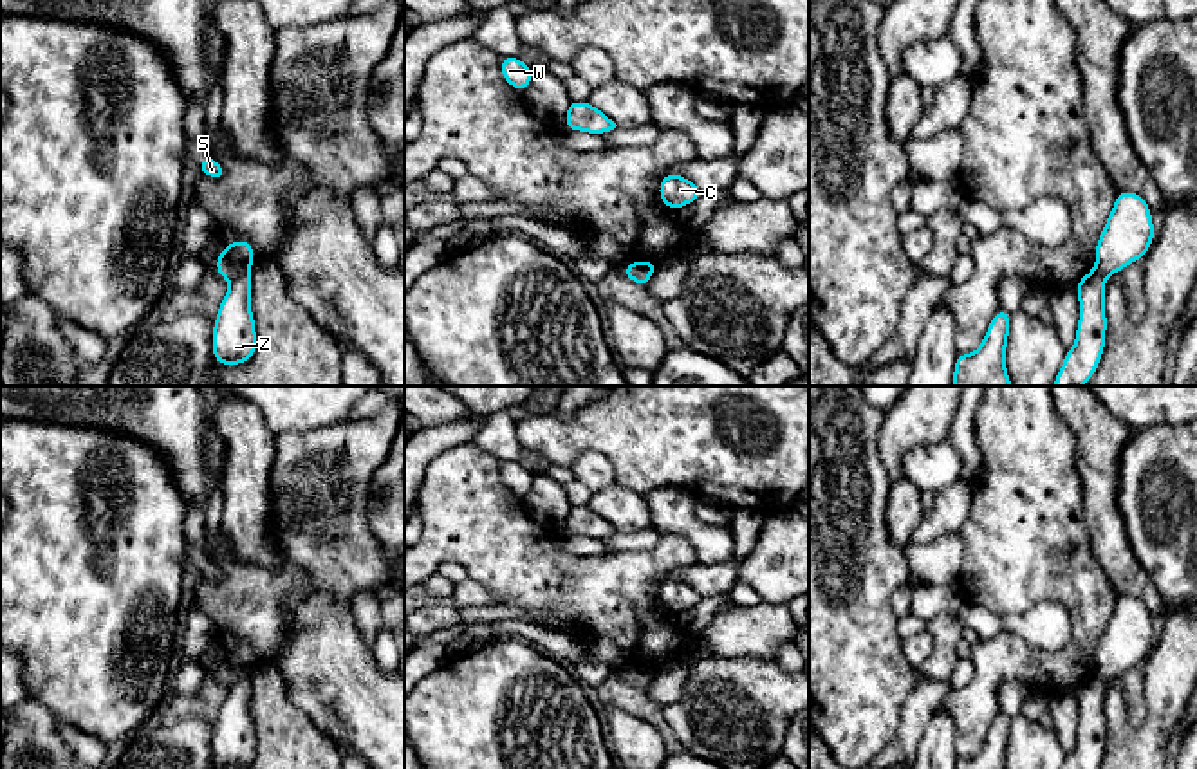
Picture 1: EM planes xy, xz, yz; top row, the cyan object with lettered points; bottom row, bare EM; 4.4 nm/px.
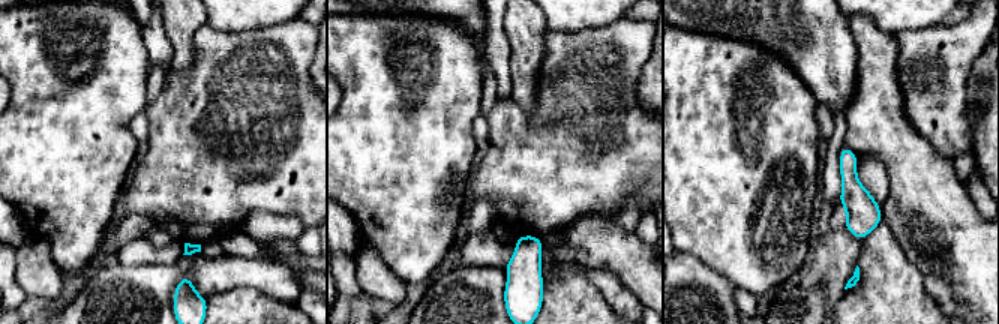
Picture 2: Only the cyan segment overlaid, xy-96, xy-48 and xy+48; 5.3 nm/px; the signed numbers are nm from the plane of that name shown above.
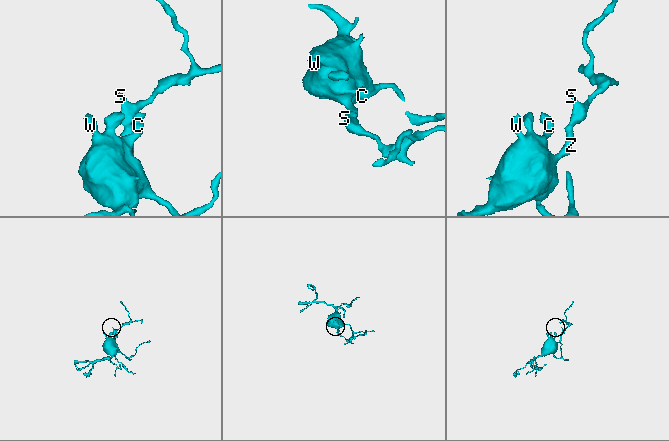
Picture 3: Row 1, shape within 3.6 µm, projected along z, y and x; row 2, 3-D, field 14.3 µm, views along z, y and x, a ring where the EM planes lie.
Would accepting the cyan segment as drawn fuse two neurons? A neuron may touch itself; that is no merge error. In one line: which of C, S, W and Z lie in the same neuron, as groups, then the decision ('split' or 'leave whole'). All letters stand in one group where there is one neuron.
C W Z / S | split

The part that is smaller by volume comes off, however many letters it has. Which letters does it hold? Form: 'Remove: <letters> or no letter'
Remove: S

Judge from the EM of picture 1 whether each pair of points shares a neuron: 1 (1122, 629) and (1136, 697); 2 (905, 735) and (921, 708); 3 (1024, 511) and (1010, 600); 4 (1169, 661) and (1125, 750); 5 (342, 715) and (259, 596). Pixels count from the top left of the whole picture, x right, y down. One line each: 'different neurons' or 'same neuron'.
1: same neuron
2: same neuron
3: same neuron
4: same neuron
5: different neurons

